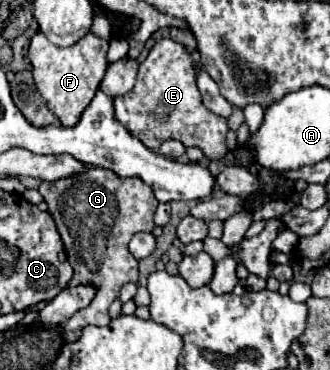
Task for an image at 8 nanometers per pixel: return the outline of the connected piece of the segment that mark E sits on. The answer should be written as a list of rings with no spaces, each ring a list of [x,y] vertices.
[[[171,39],[157,41],[147,59],[139,65],[135,87],[123,97],[115,97],[115,117],[151,151],[157,151],[167,139],[177,139],[185,147],[199,147],[205,157],[217,161],[227,153],[225,135],[229,127],[225,119],[217,117],[203,105],[193,69],[197,63],[197,51],[189,55],[183,45]]]

